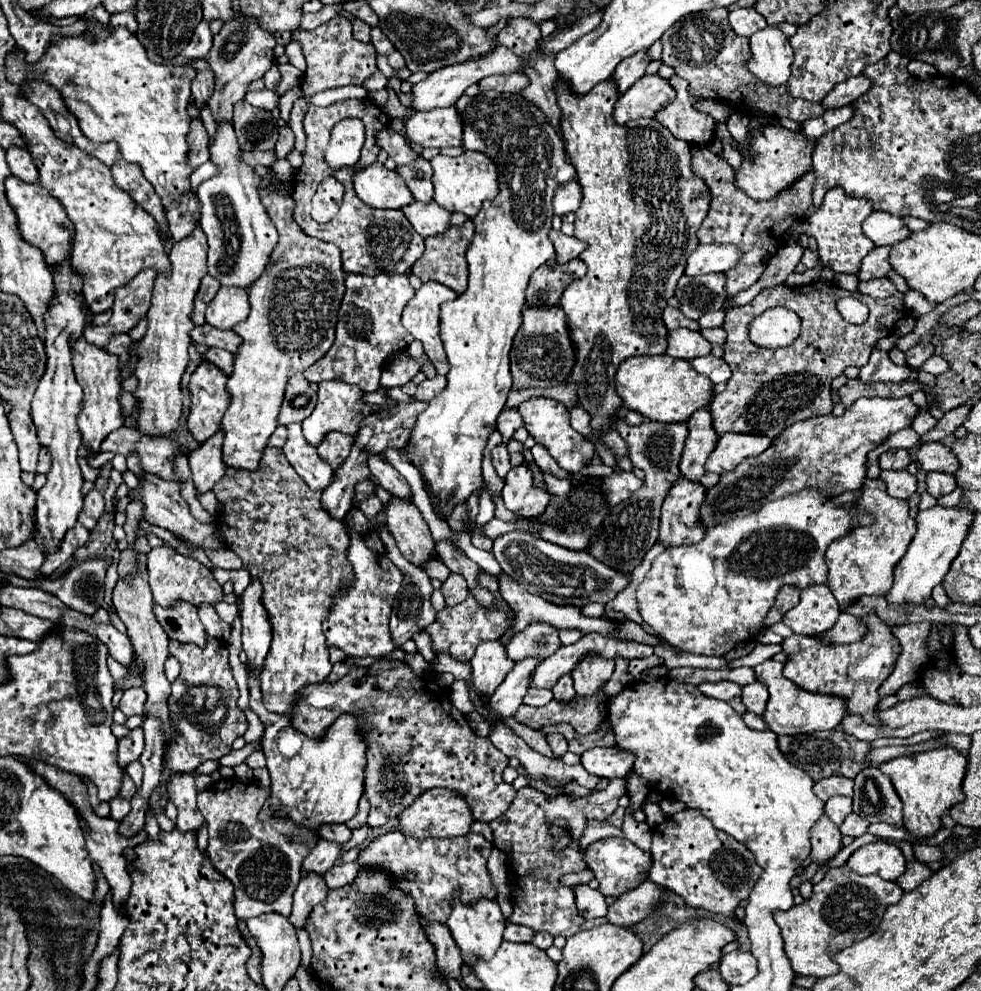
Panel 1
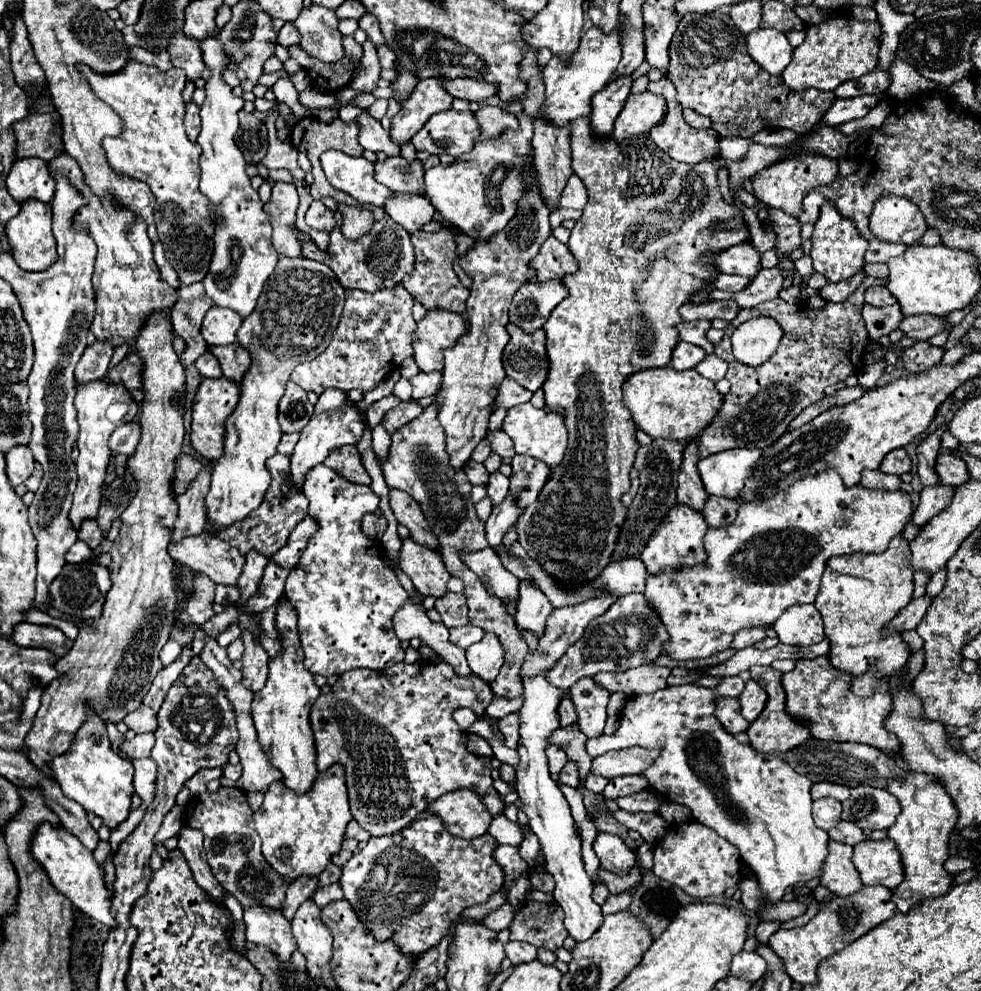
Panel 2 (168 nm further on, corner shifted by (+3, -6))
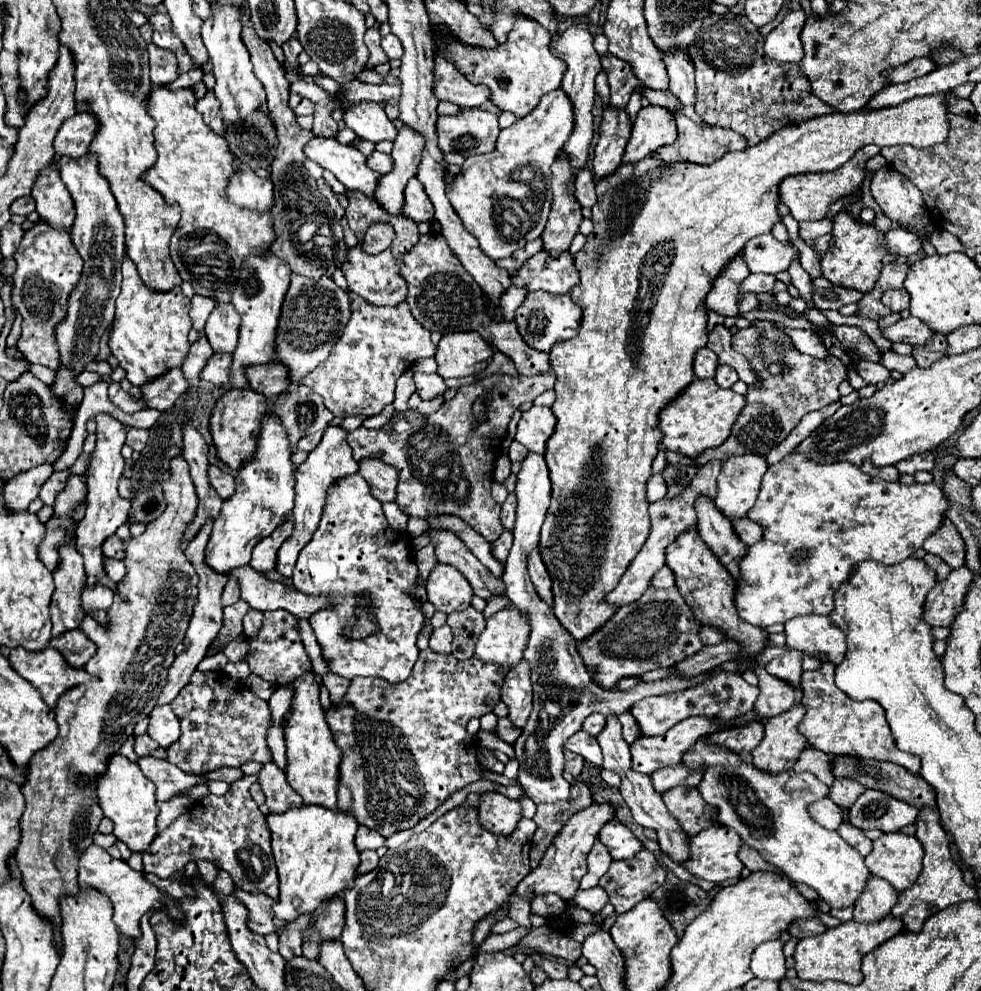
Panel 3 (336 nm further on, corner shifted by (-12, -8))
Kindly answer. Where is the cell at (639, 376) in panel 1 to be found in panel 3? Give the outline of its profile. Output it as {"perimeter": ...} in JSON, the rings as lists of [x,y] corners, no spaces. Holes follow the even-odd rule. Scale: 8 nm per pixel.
{"perimeter":[[[695,379],[683,395],[669,403],[659,415],[659,427],[665,433],[663,445],[669,451],[677,451],[691,459],[699,457],[707,449],[719,447],[731,433],[731,427],[745,407],[745,397],[731,389],[721,389],[713,379]]]}

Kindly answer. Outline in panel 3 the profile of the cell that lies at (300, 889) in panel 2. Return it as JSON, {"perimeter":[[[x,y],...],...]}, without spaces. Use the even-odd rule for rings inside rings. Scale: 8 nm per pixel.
{"perimeter":[[[303,915],[303,917],[299,917],[299,921],[295,919],[285,927],[283,935],[279,937],[279,953],[283,955],[285,961],[291,961],[293,957],[301,955],[301,935],[299,933],[303,931],[303,925],[307,925],[309,921],[311,921],[311,917]]]}

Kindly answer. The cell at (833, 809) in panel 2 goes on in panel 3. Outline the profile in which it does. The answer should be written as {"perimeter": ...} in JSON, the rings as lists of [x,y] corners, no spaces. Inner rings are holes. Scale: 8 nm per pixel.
{"perimeter":[[[823,797],[823,799],[815,801],[815,803],[811,803],[807,811],[809,811],[811,819],[815,819],[825,829],[837,829],[843,823],[839,805],[835,805],[829,797]]]}

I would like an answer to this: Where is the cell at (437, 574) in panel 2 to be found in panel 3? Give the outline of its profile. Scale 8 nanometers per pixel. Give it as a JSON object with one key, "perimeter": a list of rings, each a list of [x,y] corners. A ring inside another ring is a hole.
{"perimeter":[[[437,563],[427,581],[427,595],[437,611],[449,615],[471,607],[473,591],[469,581],[455,567]]]}

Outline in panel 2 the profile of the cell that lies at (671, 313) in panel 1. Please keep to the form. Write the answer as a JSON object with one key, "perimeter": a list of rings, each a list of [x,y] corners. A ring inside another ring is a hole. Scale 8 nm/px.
{"perimeter":[[[692,321],[692,323],[680,323],[676,325],[678,335],[682,341],[688,341],[692,345],[700,345],[702,349],[706,349],[708,353],[712,353],[712,343],[708,343],[706,339],[706,331],[710,329],[710,321]]]}

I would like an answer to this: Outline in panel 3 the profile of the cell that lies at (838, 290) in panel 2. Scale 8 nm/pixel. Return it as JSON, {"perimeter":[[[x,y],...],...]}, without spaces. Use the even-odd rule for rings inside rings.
{"perimeter":[[[817,277],[813,279],[813,297],[811,297],[811,303],[815,305],[815,309],[819,311],[827,311],[827,309],[839,309],[843,305],[849,305],[849,303],[857,303],[863,293],[859,291],[853,291],[853,289],[843,289],[839,285],[833,285],[829,283],[827,279],[823,277]]]}

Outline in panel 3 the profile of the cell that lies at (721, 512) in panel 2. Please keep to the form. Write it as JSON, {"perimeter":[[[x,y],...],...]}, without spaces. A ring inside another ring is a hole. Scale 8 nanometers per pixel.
{"perimeter":[[[737,519],[735,523],[733,523],[733,529],[735,529],[735,533],[739,535],[739,539],[745,543],[745,545],[755,545],[761,537],[763,537],[763,529],[755,523],[755,521],[751,521],[751,519]]]}

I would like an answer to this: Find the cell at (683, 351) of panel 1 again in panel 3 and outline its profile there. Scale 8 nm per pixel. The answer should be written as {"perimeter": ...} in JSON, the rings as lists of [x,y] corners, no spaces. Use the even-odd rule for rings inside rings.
{"perimeter":[[[703,347],[697,351],[693,367],[695,367],[695,375],[699,379],[713,379],[715,371],[717,371],[717,355],[711,349]]]}

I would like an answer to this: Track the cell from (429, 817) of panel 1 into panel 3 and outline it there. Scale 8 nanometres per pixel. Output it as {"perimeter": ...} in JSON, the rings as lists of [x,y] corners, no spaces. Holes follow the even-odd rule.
{"perimeter":[[[483,793],[479,803],[481,825],[495,835],[509,835],[521,819],[521,803],[503,793]]]}

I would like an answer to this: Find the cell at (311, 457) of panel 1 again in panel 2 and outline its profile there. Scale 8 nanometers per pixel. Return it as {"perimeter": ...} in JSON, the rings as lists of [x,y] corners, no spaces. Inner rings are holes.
{"perimeter":[[[326,465],[312,467],[308,477],[304,477],[302,493],[308,497],[308,515],[318,519],[320,529],[312,535],[308,547],[304,549],[298,565],[292,569],[284,595],[296,605],[298,611],[298,633],[304,647],[304,665],[314,675],[342,675],[344,671],[366,667],[366,669],[386,669],[404,659],[404,649],[392,629],[392,617],[396,609],[406,601],[406,591],[398,583],[394,571],[382,561],[382,547],[364,537],[360,531],[362,515],[376,511],[380,497],[368,485],[356,485],[340,477],[334,469]]]}

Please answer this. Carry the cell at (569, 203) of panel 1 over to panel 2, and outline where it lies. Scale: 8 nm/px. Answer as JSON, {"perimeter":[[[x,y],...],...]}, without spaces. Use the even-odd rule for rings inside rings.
{"perimeter":[[[572,175],[564,187],[564,191],[560,193],[560,201],[558,207],[568,207],[568,209],[584,209],[588,201],[588,193],[584,183],[580,181],[578,175]]]}

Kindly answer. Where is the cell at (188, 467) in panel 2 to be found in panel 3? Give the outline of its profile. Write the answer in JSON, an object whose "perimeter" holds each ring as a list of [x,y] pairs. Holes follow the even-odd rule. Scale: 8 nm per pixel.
{"perimeter":[[[211,465],[209,467],[209,481],[213,489],[219,493],[221,499],[229,499],[235,493],[235,477],[233,473],[225,473],[223,469]]]}

